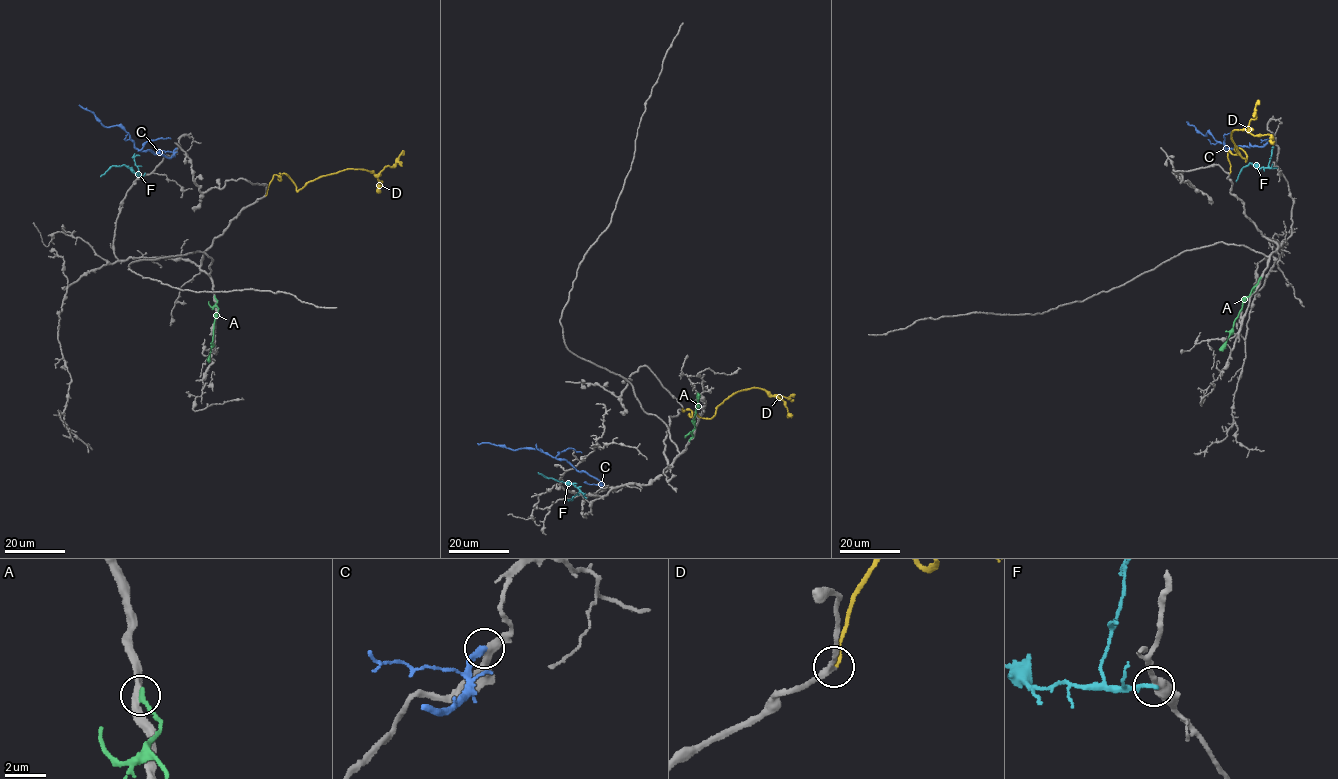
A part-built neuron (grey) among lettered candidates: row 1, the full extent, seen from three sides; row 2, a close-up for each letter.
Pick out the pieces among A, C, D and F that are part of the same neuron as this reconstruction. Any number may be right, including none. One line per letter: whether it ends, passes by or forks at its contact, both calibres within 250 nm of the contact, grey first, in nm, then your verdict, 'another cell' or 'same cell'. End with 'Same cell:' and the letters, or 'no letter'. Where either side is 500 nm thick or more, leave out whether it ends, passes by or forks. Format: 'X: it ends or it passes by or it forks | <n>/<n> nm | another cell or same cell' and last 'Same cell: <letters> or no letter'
A: it ends | 340/240 nm | another cell
C: it ends | 380/280 nm | another cell
D: it ends | 240/200 nm | same cell
F: it ends | 440/240 nm | another cell
Same cell: D

